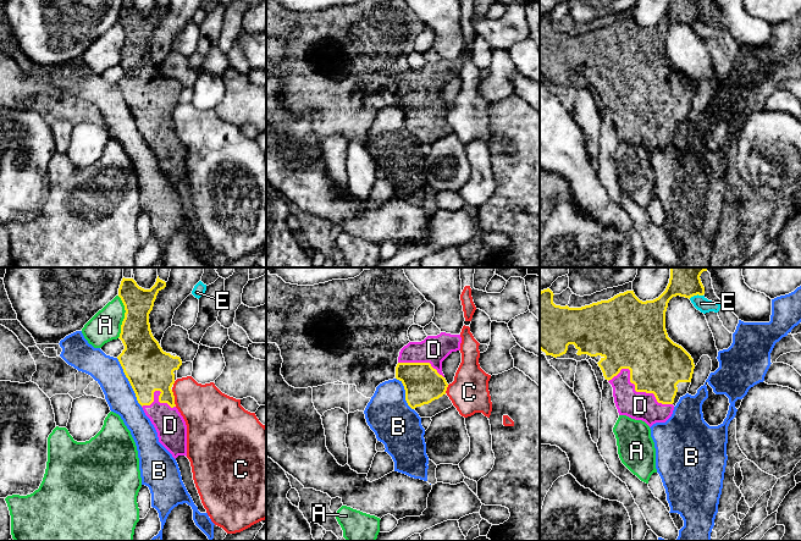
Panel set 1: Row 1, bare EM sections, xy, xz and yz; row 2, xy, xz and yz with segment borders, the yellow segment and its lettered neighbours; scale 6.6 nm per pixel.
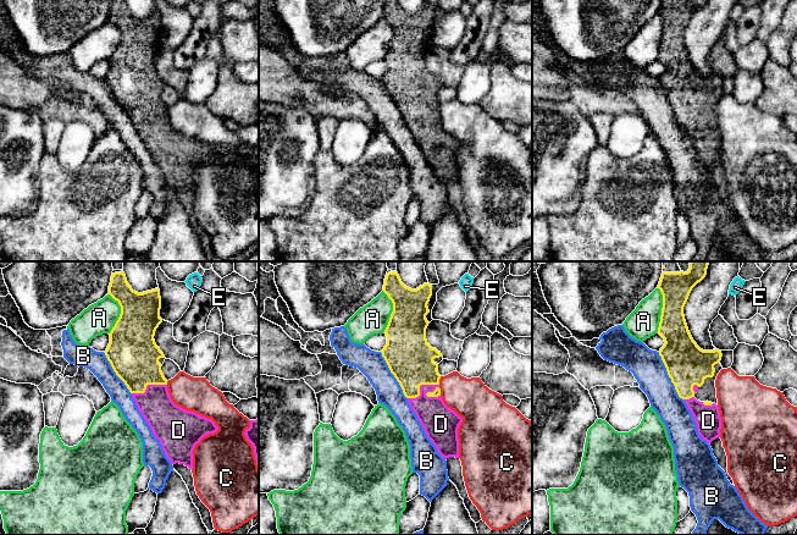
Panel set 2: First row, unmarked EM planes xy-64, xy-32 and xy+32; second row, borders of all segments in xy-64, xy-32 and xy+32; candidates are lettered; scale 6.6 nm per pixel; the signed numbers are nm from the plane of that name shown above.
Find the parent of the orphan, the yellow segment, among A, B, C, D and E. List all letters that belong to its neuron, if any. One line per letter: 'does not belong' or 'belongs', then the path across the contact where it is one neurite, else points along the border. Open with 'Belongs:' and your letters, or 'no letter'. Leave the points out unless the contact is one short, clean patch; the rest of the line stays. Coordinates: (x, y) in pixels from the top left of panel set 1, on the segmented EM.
Belongs: D
A: does not belong
B: does not belong
C: does not belong
D: belongs
E: does not belong; border yz (702, 294), (695, 294), (689, 298)

